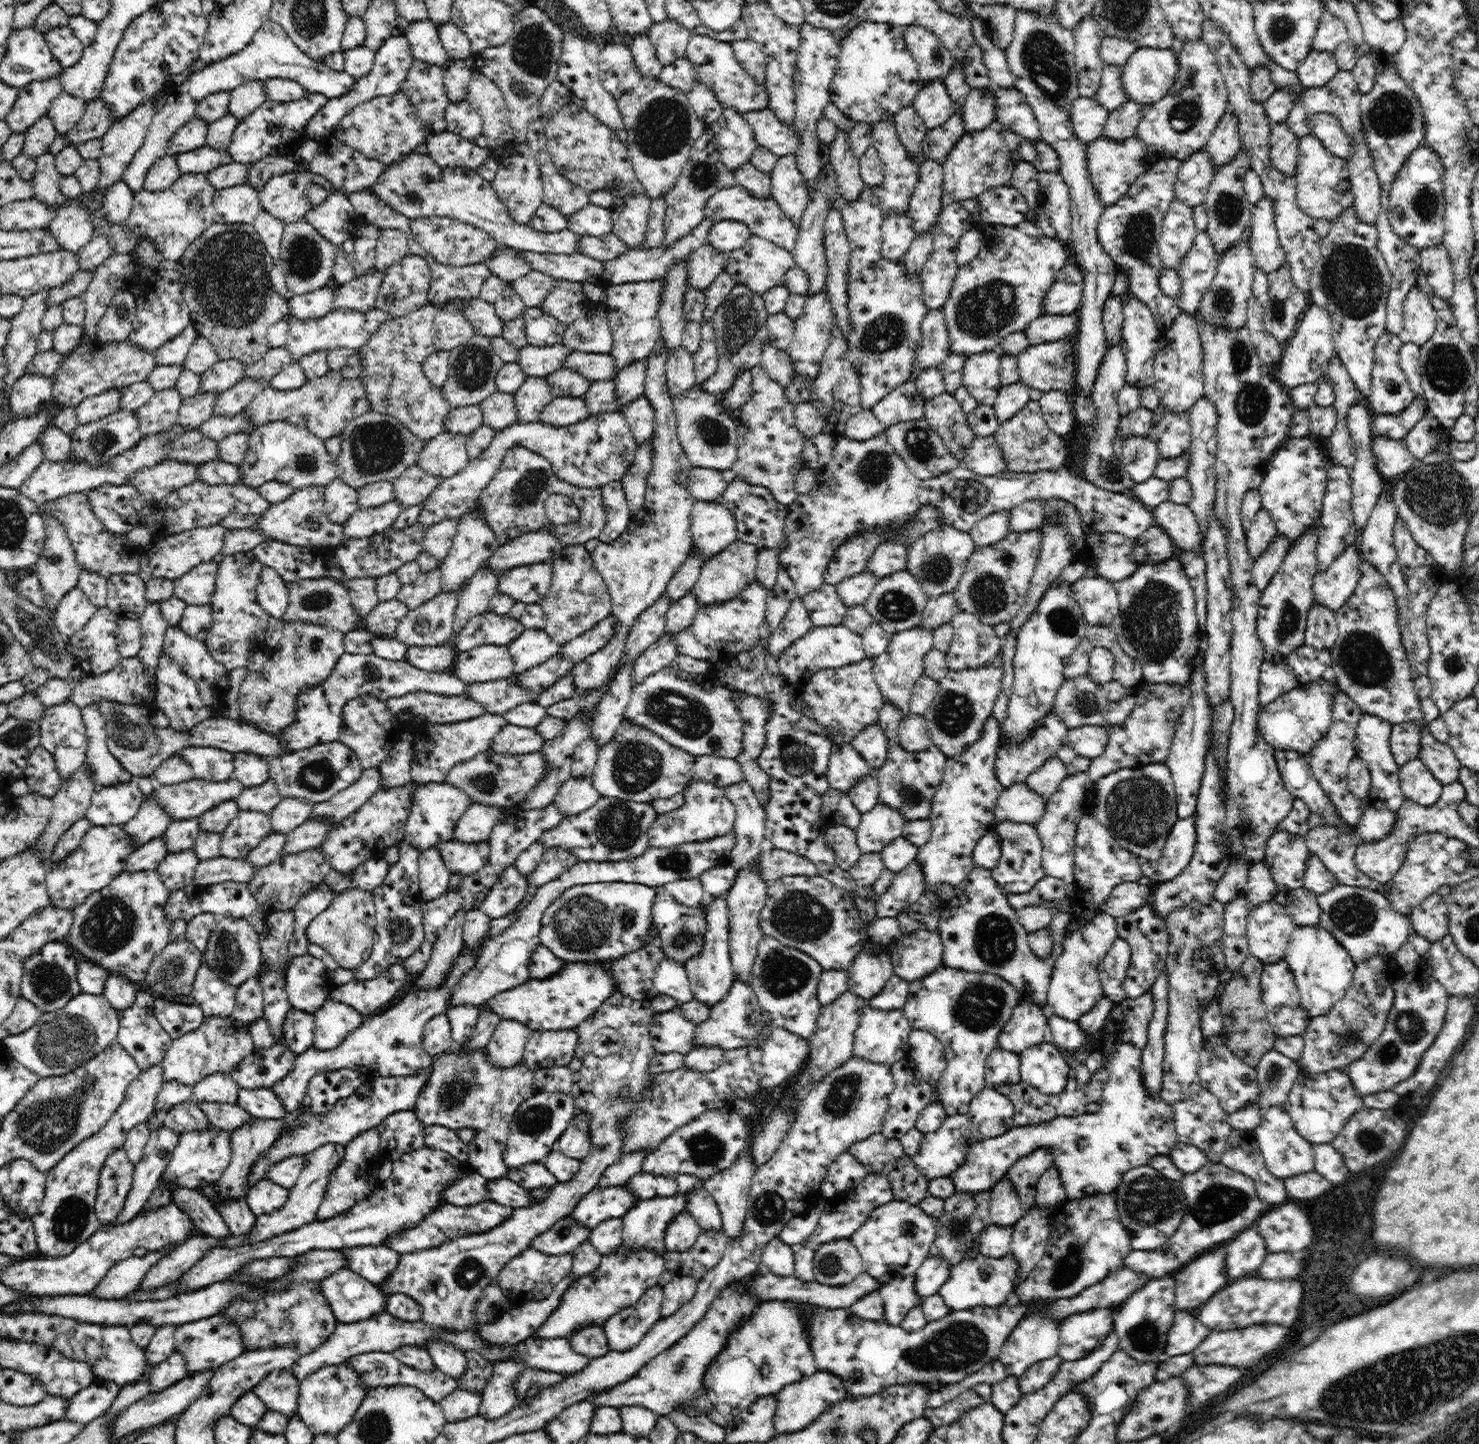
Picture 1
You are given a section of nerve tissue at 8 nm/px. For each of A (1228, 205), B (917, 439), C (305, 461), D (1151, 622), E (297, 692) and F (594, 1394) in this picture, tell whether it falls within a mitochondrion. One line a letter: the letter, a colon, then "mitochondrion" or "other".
A: mitochondrion
B: mitochondrion
C: mitochondrion
D: mitochondrion
E: other
F: other

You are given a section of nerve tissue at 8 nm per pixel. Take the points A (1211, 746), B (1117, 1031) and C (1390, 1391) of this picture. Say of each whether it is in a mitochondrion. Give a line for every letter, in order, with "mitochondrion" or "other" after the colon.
A: other
B: other
C: mitochondrion

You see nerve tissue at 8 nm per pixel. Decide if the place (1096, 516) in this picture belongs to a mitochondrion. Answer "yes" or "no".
no

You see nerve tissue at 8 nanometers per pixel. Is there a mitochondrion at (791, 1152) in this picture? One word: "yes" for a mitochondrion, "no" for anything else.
no

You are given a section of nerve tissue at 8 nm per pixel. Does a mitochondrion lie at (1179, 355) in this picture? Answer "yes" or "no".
no

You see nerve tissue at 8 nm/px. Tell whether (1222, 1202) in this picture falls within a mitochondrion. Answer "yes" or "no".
yes

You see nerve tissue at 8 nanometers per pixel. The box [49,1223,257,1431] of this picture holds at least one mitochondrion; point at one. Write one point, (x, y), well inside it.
(188, 1338)

